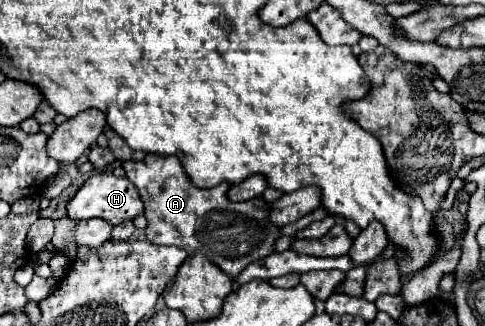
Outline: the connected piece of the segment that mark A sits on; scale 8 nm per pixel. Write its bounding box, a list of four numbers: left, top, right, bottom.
[123,154,281,278]

